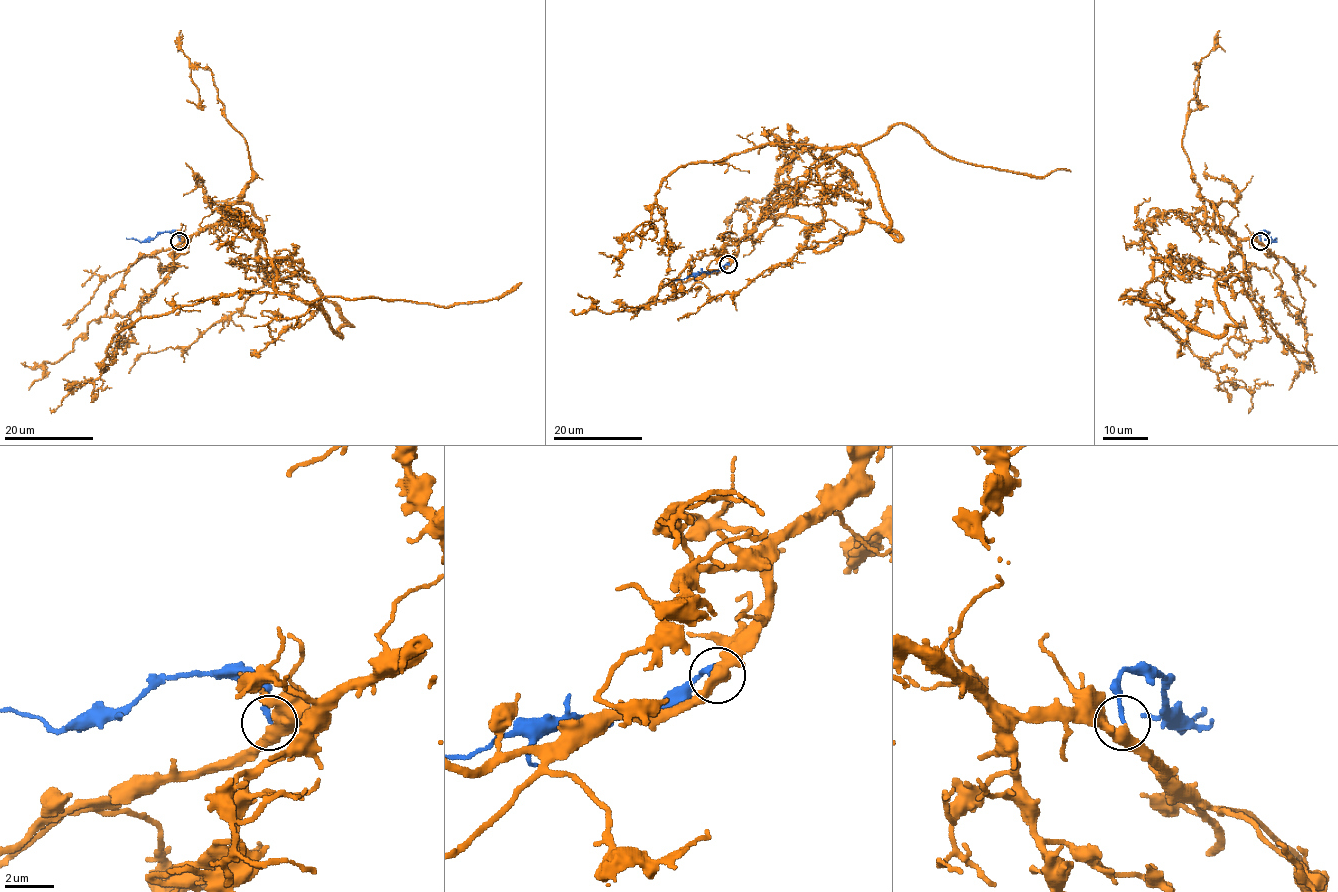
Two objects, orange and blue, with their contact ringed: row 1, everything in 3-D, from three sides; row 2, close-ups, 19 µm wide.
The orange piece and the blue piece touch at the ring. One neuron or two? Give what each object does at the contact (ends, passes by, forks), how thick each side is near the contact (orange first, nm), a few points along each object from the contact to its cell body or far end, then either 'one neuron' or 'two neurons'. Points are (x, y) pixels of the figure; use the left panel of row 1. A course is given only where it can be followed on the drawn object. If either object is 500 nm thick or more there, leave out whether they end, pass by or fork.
orange passes by; blue ends; calibres 440 and 180 nm; course orange (180, 241), (238, 212), (267, 250), (273, 292), (139, 317), (111, 340), (98, 377), (50, 408); course blue (180, 241), (175, 231), (158, 233), (141, 242), (126, 237); one neuron

